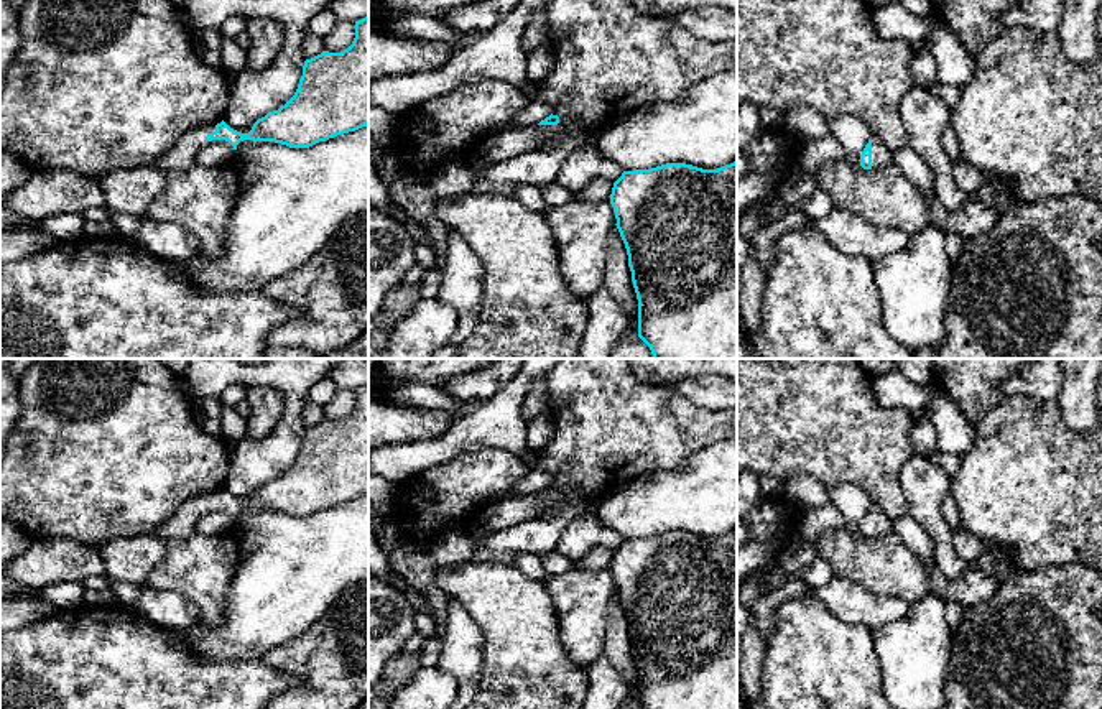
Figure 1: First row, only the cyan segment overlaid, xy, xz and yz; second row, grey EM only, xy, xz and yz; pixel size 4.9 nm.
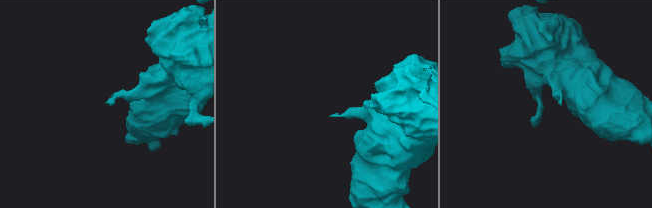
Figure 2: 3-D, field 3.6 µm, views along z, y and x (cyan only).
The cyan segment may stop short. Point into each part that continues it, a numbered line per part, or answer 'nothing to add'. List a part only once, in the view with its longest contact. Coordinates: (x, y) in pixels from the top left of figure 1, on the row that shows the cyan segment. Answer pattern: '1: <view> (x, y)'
1: yz (880, 155)

